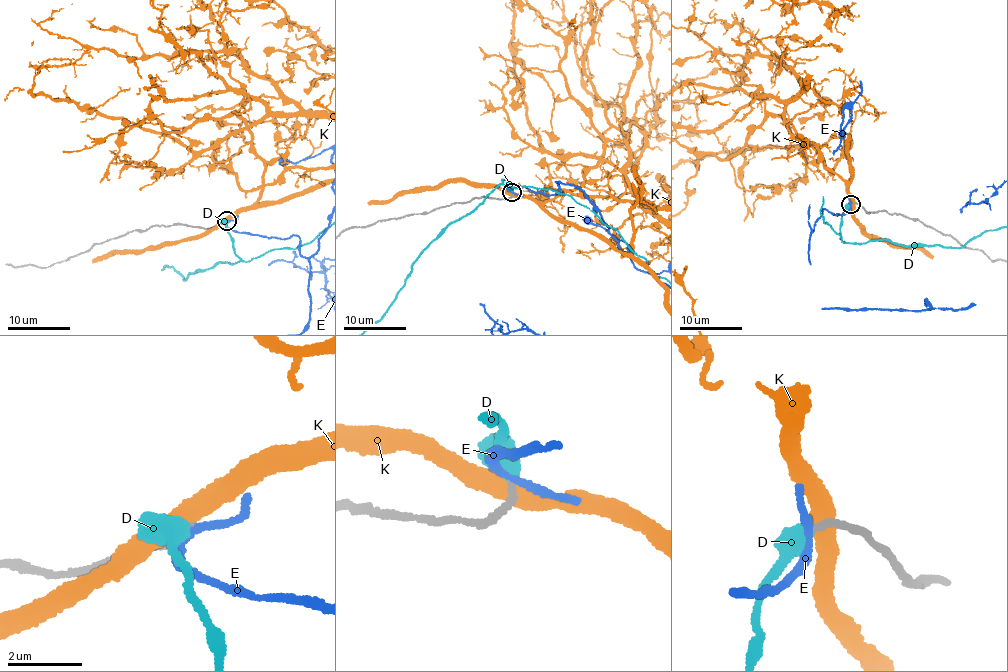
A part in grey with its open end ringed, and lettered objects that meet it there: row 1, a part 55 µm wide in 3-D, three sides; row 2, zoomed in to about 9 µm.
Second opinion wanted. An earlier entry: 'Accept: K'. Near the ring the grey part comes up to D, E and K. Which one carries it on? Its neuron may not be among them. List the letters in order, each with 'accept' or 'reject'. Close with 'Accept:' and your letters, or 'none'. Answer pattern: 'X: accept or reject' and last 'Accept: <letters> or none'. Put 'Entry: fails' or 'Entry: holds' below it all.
D: accept
E: reject
K: reject
Accept: D
Entry: fails

